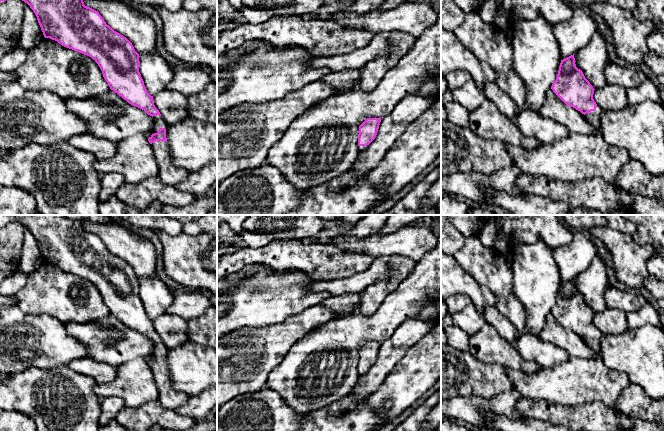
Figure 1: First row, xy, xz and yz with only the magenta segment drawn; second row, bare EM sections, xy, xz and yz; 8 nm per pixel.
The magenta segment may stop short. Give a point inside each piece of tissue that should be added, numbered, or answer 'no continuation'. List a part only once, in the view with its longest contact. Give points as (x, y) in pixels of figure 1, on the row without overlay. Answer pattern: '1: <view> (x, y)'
1: xy (170, 398)

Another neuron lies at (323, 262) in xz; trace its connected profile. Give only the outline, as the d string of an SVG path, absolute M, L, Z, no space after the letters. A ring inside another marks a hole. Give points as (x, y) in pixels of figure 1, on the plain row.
M273 240L260 248L245 248L217 258L217 280L248 265L265 265L275 271L302 270L316 281L348 278L366 270L374 258L343 251L325 243Z

